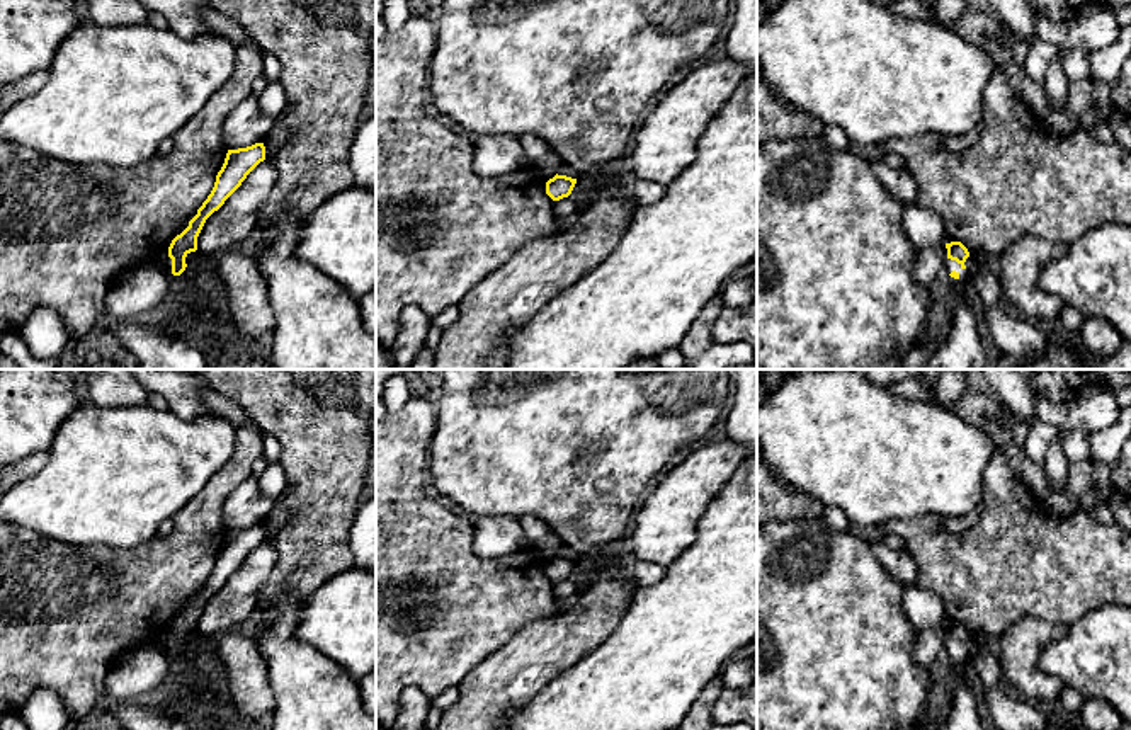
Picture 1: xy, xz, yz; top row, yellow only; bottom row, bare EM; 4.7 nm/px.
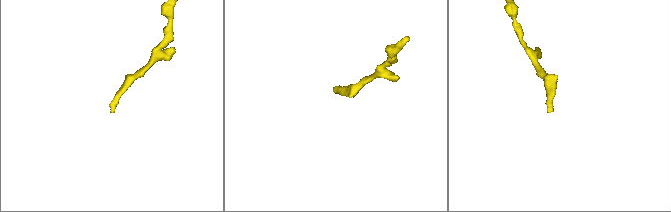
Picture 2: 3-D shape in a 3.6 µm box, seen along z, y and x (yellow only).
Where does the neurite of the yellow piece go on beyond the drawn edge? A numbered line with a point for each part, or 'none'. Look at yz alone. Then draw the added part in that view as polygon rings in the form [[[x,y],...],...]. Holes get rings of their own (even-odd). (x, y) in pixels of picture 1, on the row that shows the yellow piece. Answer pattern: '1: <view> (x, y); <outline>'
1: yz (961, 349); [[[971,255],[964,265],[963,269],[956,260],[946,259],[947,272],[956,271],[959,274],[958,279],[951,277],[951,282],[959,288],[959,293],[956,296],[951,330],[929,356],[924,369],[985,369],[986,366],[986,351],[969,305],[971,293],[964,288],[971,269]]]

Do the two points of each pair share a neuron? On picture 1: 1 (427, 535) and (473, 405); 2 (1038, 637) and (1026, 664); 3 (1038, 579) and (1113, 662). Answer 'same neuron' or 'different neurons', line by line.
1: different neurons
2: same neuron
3: different neurons

